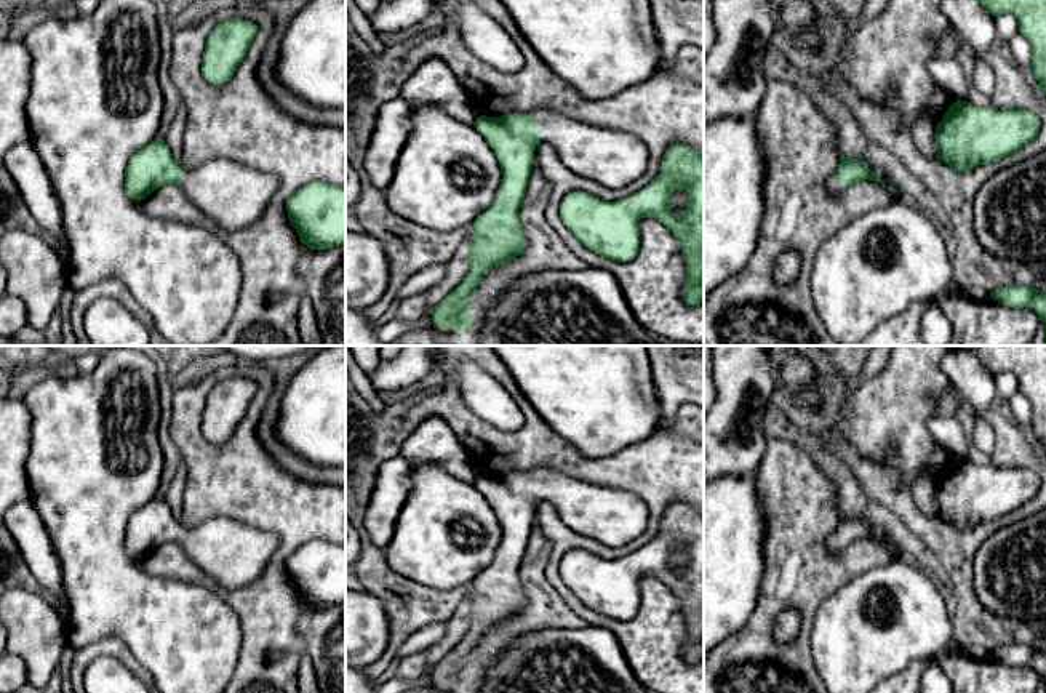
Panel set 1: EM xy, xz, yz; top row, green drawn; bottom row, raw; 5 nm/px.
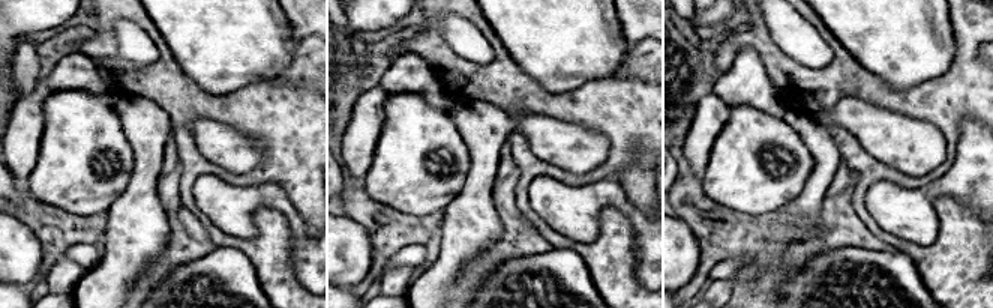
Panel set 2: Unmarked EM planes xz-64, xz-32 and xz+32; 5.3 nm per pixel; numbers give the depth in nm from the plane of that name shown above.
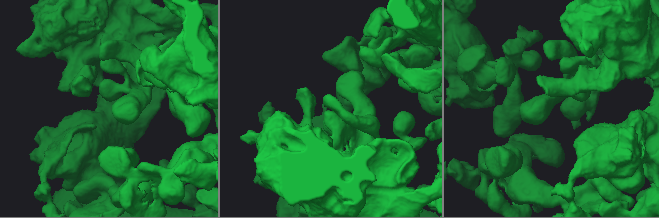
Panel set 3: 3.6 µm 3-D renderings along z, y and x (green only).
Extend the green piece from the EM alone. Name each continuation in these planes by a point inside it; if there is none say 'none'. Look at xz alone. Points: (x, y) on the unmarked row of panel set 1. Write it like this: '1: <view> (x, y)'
1: xz (613, 517)

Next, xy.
1: xy (234, 554)

